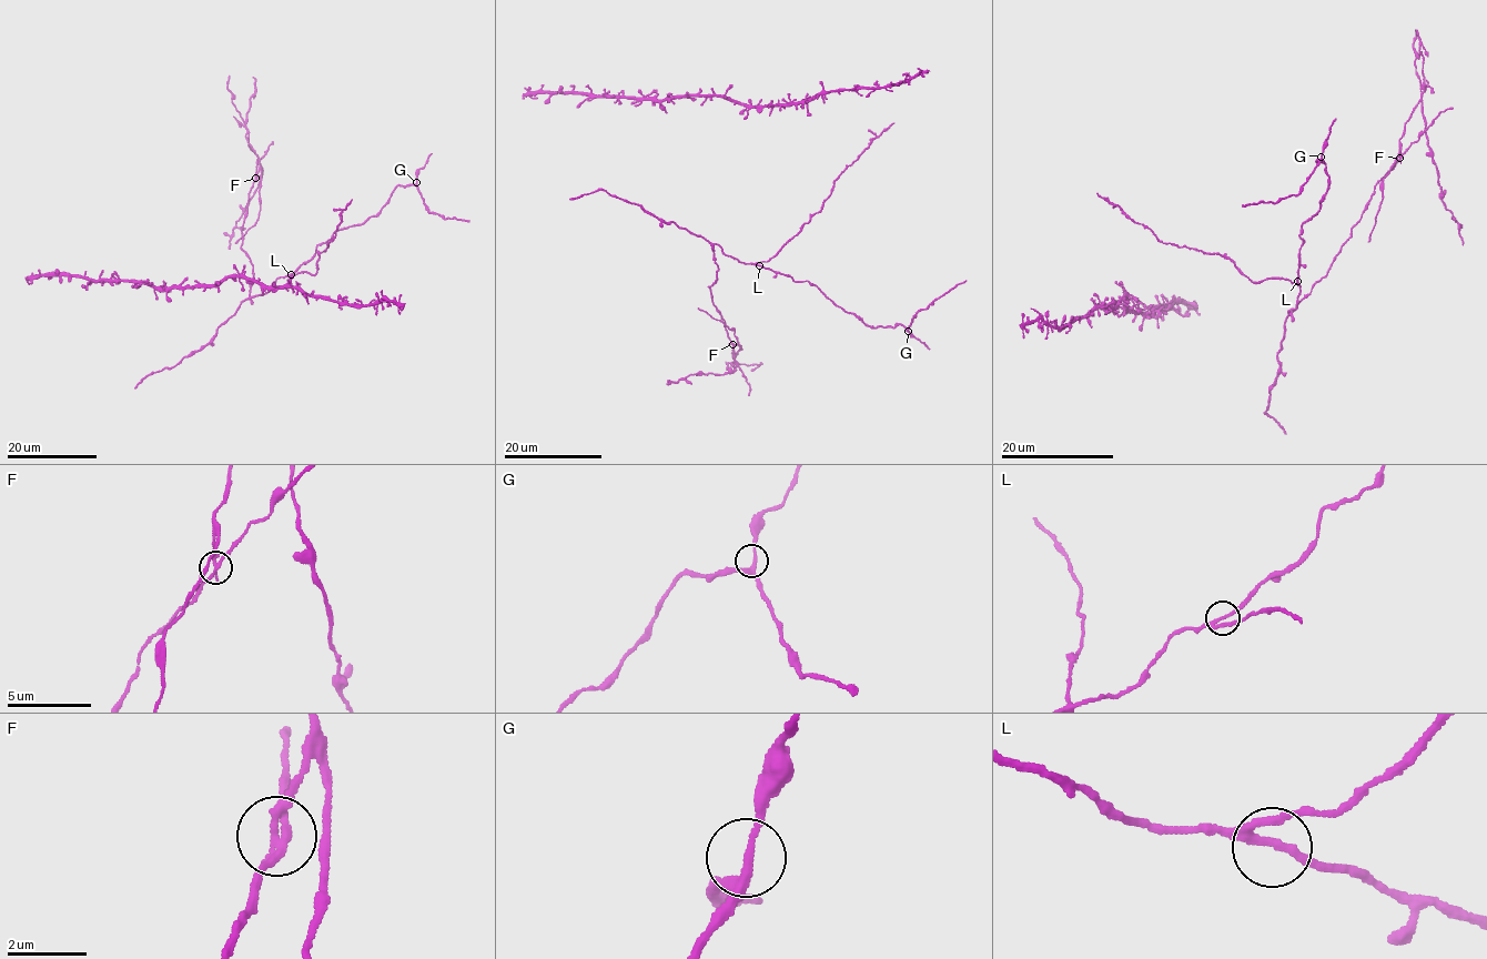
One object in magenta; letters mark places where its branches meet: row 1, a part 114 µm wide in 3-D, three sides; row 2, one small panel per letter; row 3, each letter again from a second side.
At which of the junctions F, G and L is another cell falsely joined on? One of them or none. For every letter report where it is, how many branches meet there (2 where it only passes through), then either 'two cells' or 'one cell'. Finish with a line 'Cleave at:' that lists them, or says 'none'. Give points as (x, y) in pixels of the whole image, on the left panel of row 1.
F: at (255, 178); 3 branches meet; two cells
G: at (416, 182); 3 branches meet; one cell
L: at (291, 274); 3 branches meet; one cell
Cleave at: F

